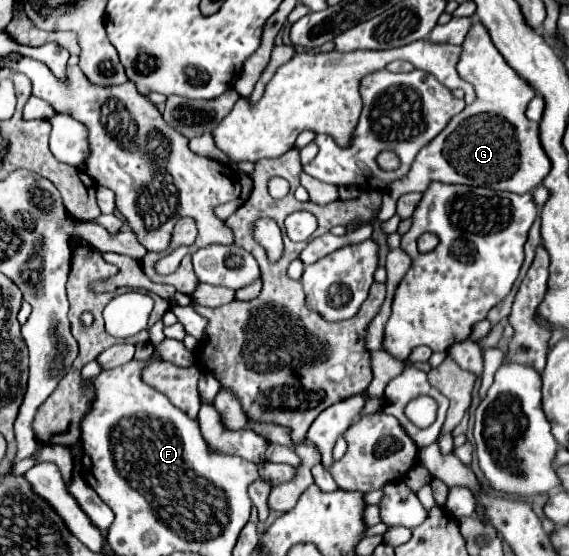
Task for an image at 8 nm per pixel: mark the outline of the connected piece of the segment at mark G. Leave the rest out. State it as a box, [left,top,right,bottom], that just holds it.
[378,19,550,221]

